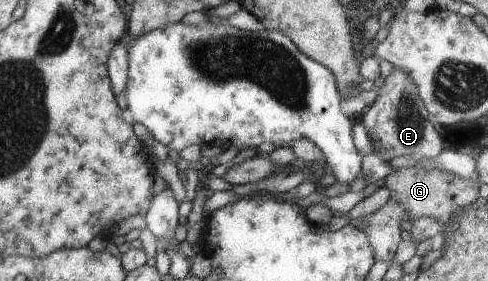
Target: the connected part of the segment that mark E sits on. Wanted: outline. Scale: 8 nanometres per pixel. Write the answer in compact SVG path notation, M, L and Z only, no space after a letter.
M393 67L392 71L384 79L382 86L374 88L377 96L373 102L368 104L361 112L361 123L365 128L367 136L373 143L371 148L377 151L376 156L382 161L389 161L396 157L413 157L414 159L431 159L443 150L441 140L434 124L429 120L429 114L424 108L423 100L417 95L416 85L409 78L409 75L398 67Z

